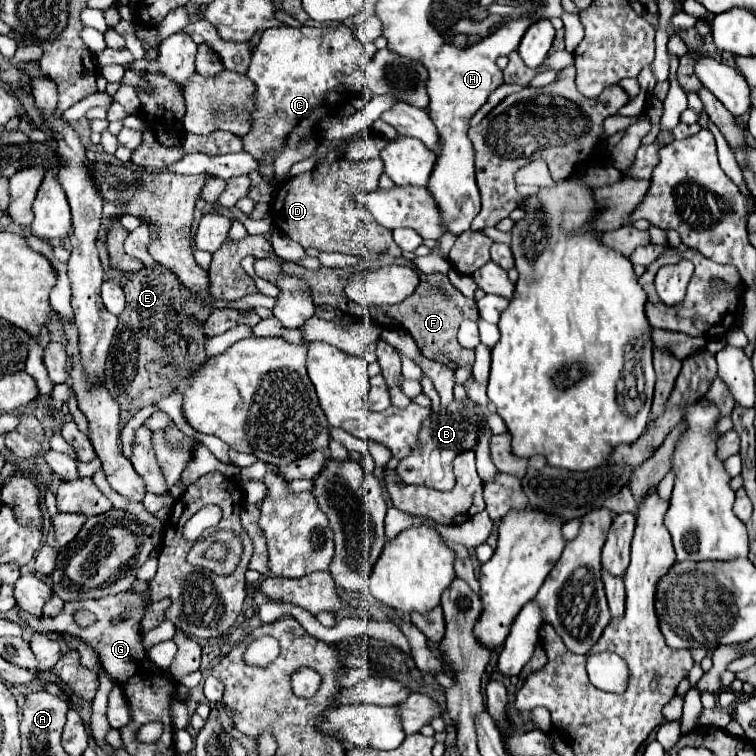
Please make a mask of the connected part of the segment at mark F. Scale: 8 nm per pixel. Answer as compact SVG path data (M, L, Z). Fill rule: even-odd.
M418 272L418 276L420 276L420 284L416 288L416 294L412 294L410 298L406 298L404 302L400 302L396 306L390 306L390 322L394 326L408 330L414 336L414 340L418 342L418 346L426 358L442 362L450 370L456 370L464 364L472 364L474 350L462 348L456 340L456 334L458 334L458 326L464 318L478 320L476 302L472 298L462 296L462 292L450 284L446 274L438 274L438 272L430 274L430 280L428 280L428 274ZM436 286L442 286L444 290L448 290L448 298L444 298L444 294L436 292Z

